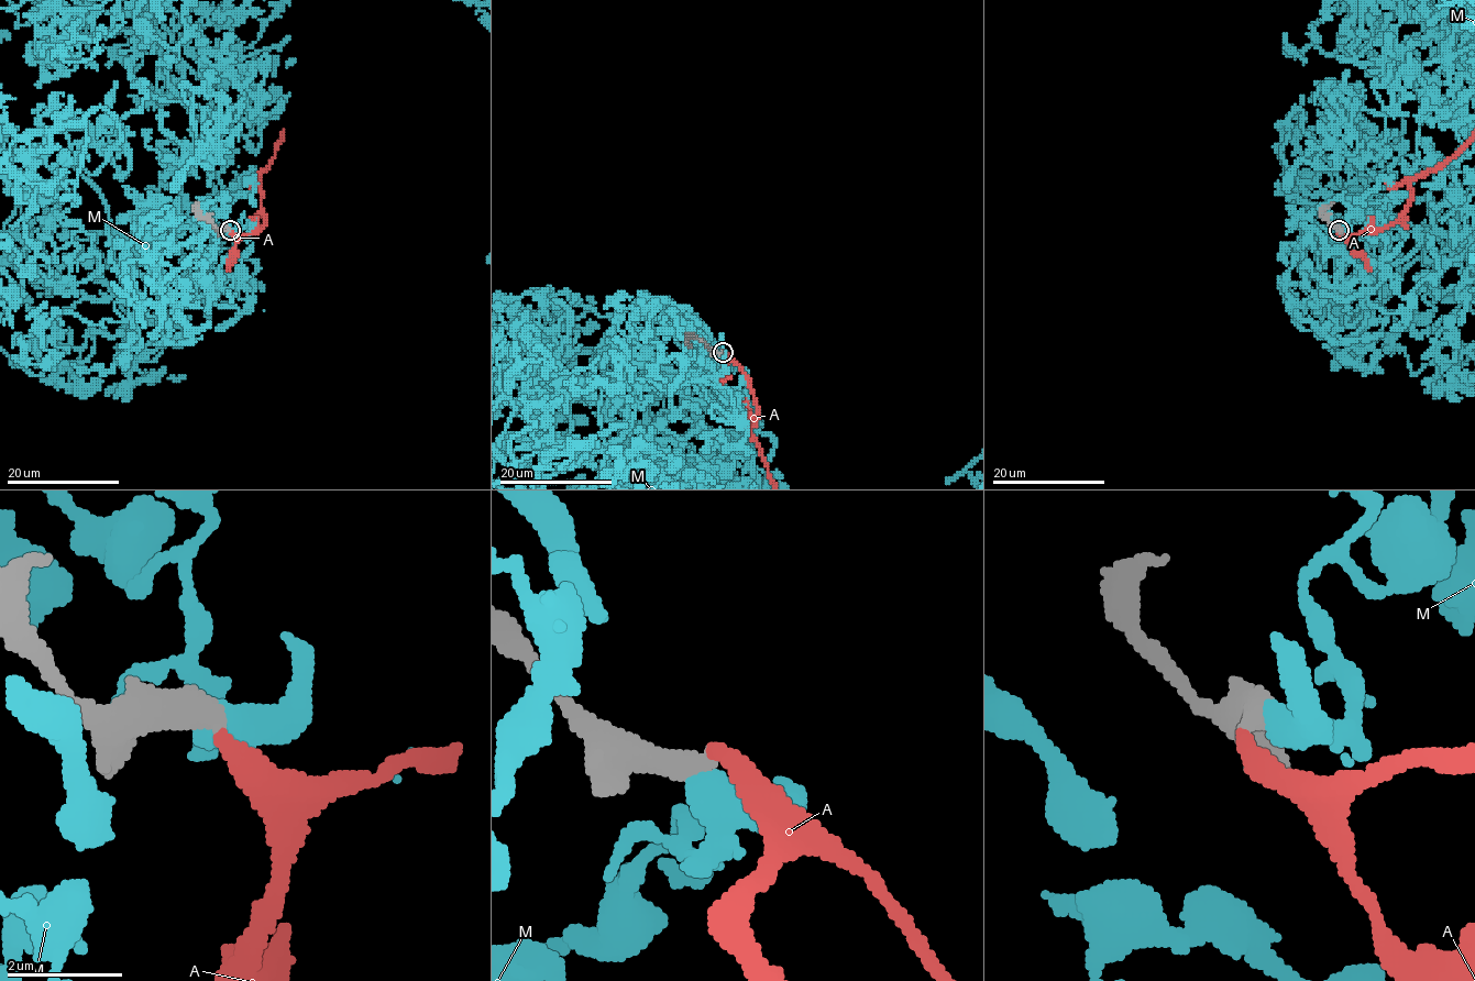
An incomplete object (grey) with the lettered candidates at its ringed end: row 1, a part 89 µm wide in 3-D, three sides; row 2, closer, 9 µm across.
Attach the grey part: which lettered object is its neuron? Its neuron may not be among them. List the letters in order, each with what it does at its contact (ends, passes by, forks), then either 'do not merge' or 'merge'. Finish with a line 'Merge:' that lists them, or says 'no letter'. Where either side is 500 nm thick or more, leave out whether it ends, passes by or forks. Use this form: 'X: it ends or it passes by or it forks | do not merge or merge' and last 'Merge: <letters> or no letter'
A: it ends | merge
M: do not merge
Merge: A

